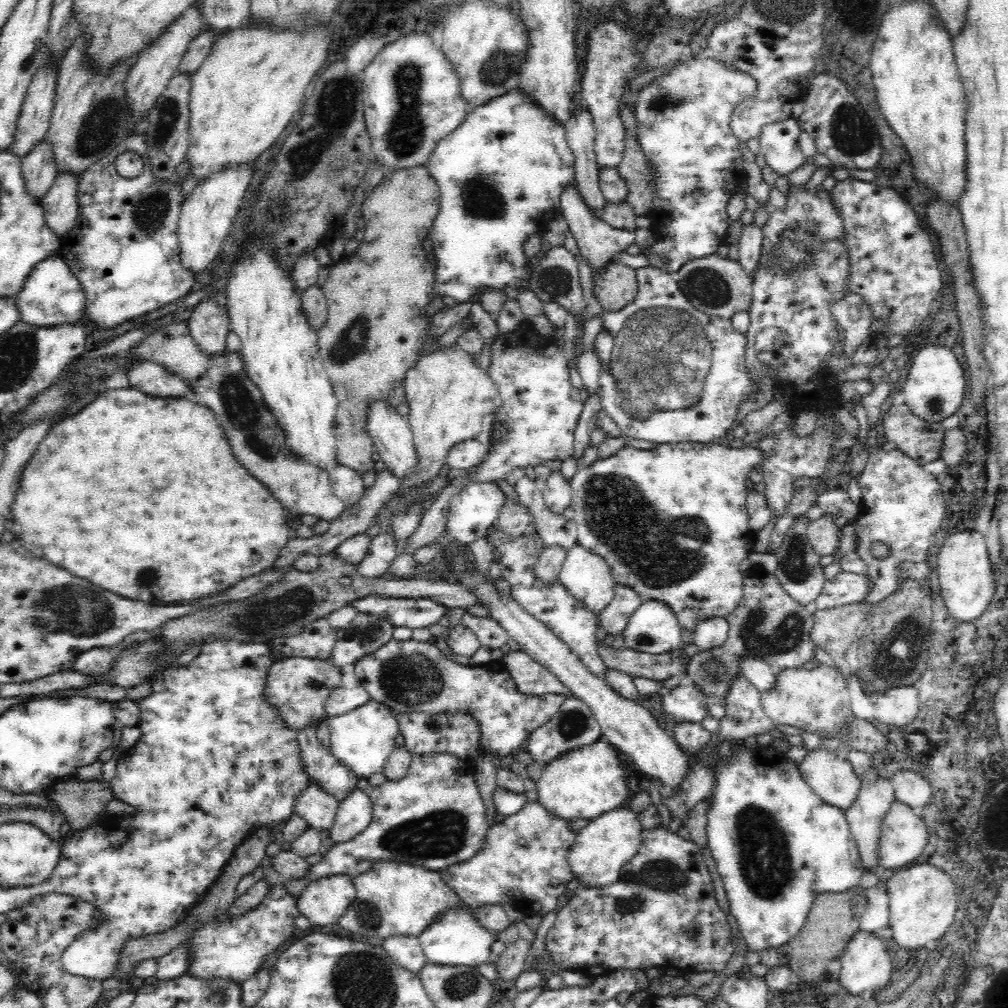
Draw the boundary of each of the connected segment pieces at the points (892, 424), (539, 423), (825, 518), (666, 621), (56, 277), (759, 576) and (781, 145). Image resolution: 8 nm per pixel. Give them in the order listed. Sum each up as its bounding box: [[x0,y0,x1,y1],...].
[[879,402,944,464],[400,318,583,555],[807,513,841,556],[621,599,683,654],[16,256,86,326],[684,565,818,704],[757,116,809,175]]

